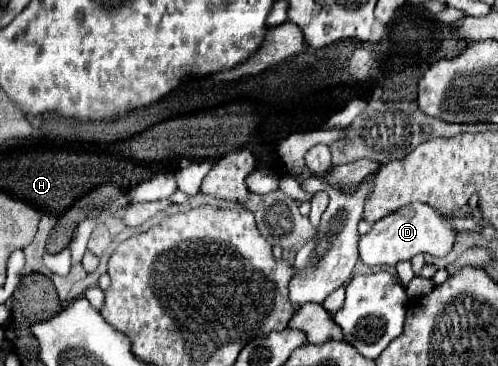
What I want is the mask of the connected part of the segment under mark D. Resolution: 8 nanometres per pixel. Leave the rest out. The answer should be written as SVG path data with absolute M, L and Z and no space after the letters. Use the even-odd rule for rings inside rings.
M413 203L407 205L391 217L383 217L377 221L367 235L359 237L359 259L369 267L381 267L381 265L397 265L399 261L409 261L417 253L431 253L437 257L443 257L451 251L455 243L455 227L451 219L441 217L437 211L433 211L429 205Z

